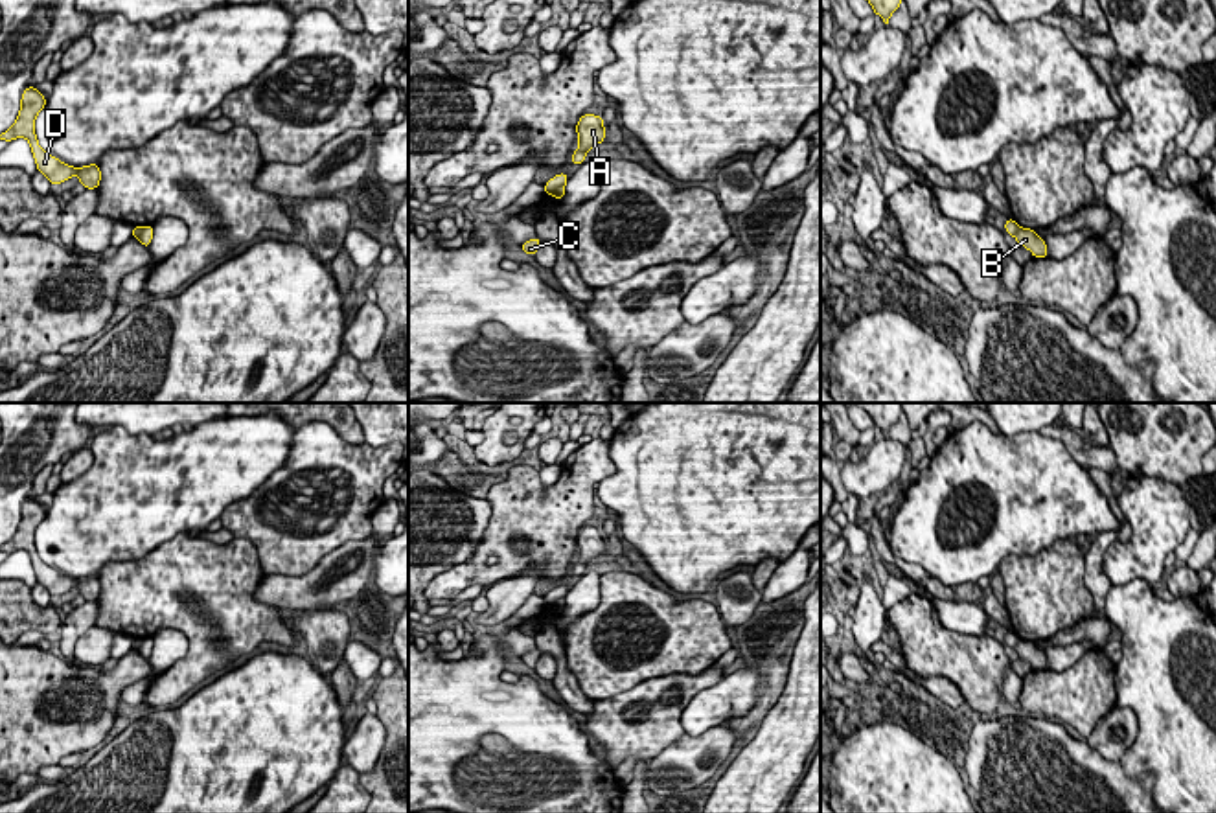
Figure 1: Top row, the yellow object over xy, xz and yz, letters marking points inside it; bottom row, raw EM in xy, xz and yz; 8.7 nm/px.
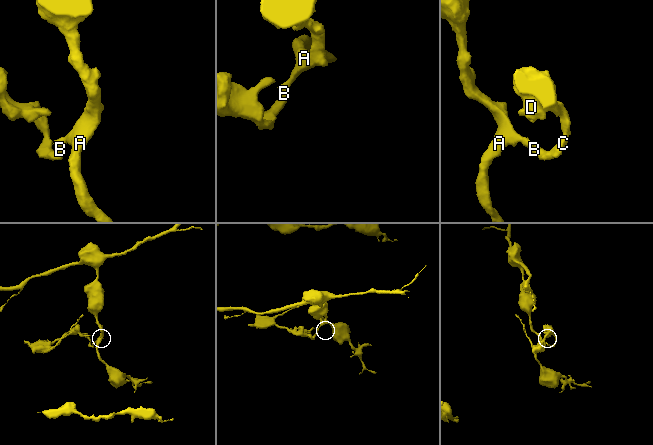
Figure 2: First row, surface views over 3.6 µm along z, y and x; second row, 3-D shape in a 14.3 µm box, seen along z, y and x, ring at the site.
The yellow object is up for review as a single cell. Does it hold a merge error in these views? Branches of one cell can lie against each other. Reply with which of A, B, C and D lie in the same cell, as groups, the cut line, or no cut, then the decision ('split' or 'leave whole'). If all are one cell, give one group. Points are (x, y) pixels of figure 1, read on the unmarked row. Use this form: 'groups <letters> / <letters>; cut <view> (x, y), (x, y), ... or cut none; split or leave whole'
groups A / B C D; cut xy (144, 639), (138, 650); split

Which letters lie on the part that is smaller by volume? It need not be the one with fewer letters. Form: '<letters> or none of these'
B, C, D

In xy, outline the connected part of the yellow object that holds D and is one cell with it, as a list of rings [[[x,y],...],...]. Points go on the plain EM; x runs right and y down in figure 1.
[[[28,498],[22,504],[20,524],[17,528],[17,533],[11,541],[0,546],[0,552],[11,554],[15,550],[26,550],[31,557],[37,583],[46,587],[52,598],[57,598],[77,585],[79,594],[86,601],[96,601],[101,592],[101,583],[98,576],[74,579],[40,561],[35,546],[35,530],[44,521],[44,517],[46,510],[35,498]]]

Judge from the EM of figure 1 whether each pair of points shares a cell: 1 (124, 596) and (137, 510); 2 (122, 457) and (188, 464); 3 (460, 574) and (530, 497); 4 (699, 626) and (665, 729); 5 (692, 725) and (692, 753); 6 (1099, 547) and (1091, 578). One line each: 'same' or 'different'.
1: different
2: same
3: same
4: different
5: different
6: same

